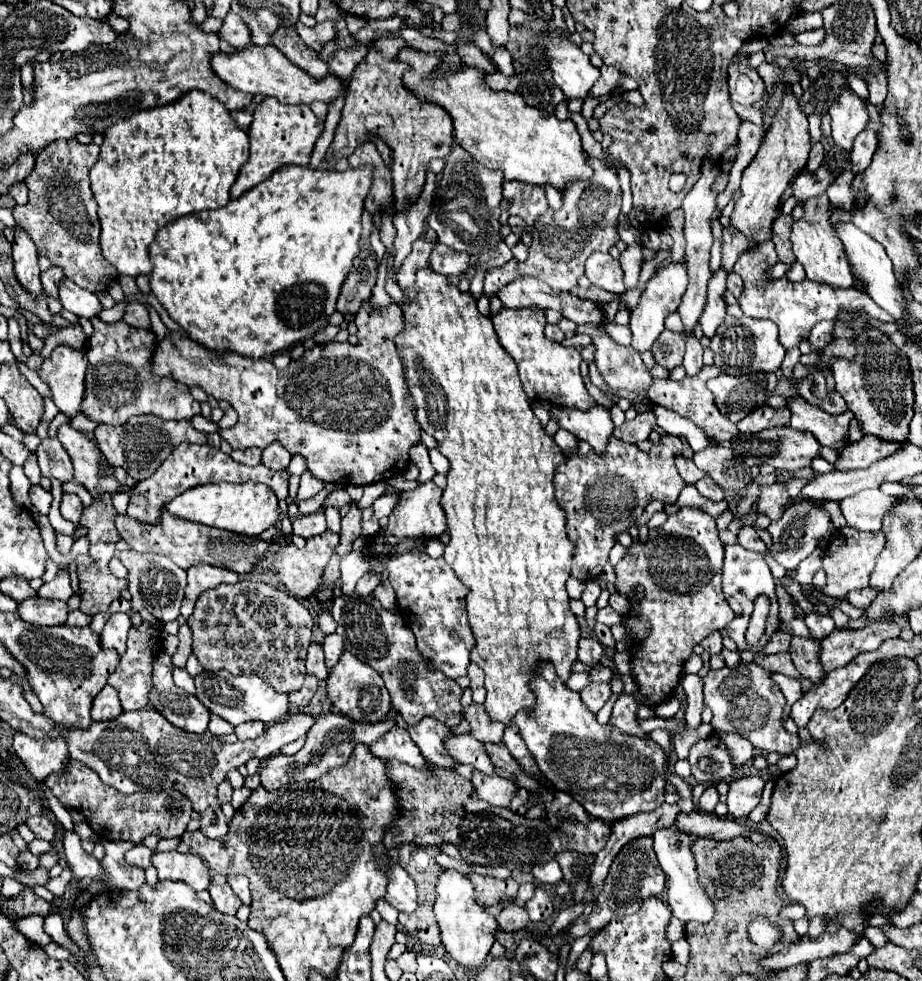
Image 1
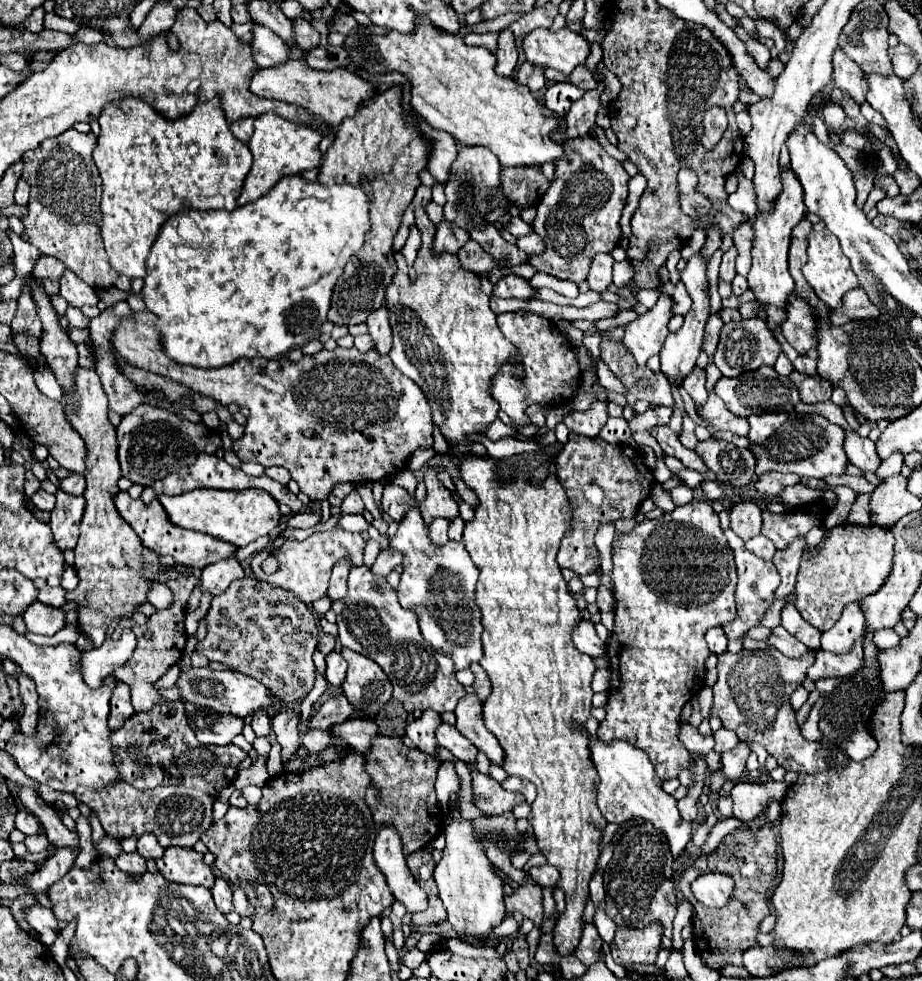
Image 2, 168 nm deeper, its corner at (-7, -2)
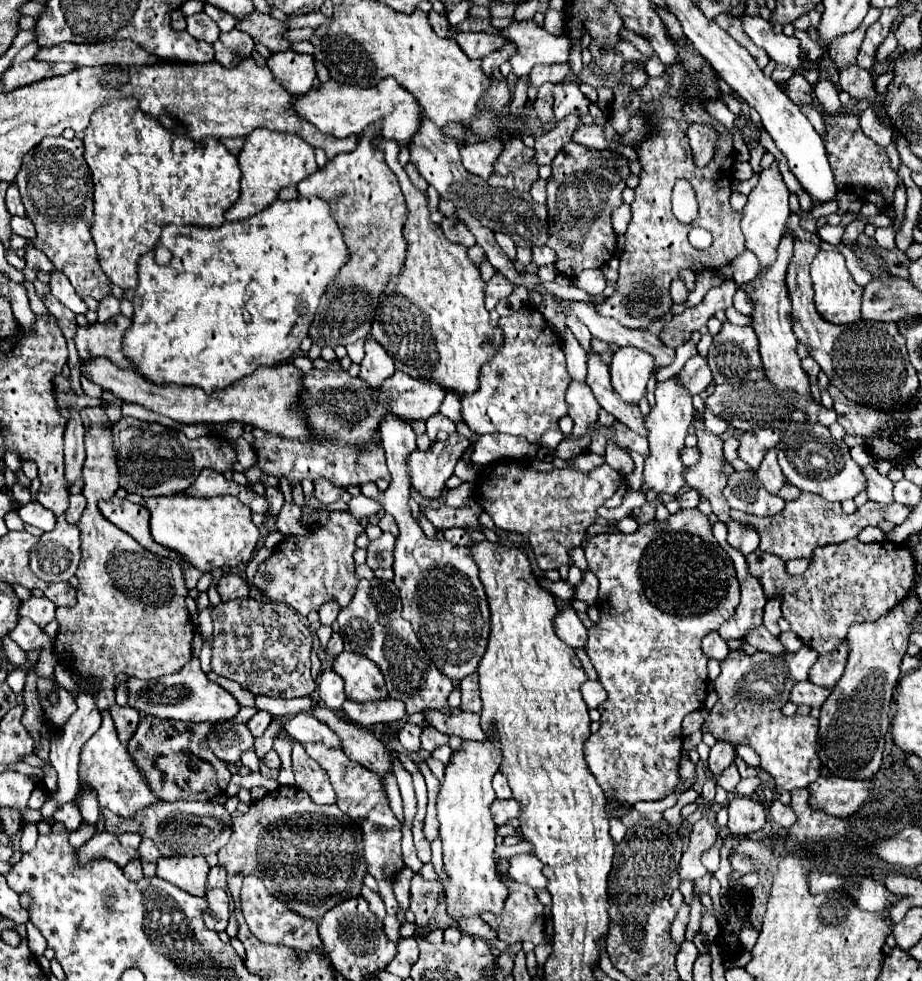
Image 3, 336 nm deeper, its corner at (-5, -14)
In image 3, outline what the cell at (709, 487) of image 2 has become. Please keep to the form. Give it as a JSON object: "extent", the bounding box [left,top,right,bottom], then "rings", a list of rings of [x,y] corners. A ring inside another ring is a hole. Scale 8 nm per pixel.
{"extent":[679,489,699,509],"rings":[[[689,489],[687,493],[679,495],[679,505],[681,505],[681,509],[689,509],[689,507],[697,507],[697,505],[699,505],[699,495],[697,495],[697,491]]]}

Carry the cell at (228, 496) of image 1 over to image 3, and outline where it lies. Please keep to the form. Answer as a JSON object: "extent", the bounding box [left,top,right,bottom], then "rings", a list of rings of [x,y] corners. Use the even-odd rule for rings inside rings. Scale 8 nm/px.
{"extent":[145,495,259,573],"rings":[[[229,495],[153,497],[145,501],[145,507],[151,513],[149,531],[155,543],[179,553],[187,565],[203,573],[223,565],[237,567],[241,563],[249,563],[251,553],[259,541],[259,529],[251,521],[249,507]]]}

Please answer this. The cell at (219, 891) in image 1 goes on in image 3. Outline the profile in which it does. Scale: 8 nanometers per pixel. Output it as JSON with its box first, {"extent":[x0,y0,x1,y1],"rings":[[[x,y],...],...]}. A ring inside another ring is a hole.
{"extent":[203,889,229,931],"rings":[[[207,889],[207,911],[203,913],[203,921],[213,931],[223,931],[229,921],[229,895],[223,889]]]}

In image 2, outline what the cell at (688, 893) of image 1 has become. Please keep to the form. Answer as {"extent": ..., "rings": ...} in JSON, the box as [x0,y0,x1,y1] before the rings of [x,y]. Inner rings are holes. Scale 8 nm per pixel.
{"extent":[589,737,693,859],"rings":[[[593,737],[589,745],[591,745],[591,761],[599,775],[599,783],[595,785],[595,791],[597,791],[597,807],[601,809],[603,817],[609,823],[617,823],[617,825],[621,825],[631,817],[641,817],[645,821],[651,821],[655,829],[663,831],[671,847],[671,853],[677,859],[691,841],[693,825],[681,819],[677,811],[677,801],[661,789],[661,779],[655,773],[655,765],[649,761],[643,749],[633,747],[631,743],[621,739],[603,741],[599,737]]]}

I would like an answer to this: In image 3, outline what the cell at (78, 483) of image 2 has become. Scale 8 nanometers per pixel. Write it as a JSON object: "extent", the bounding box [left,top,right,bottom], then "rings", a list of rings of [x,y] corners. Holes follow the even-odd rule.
{"extent":[65,495,85,525],"rings":[[[71,495],[69,497],[69,509],[65,511],[65,517],[69,519],[69,523],[77,525],[83,509],[85,509],[85,497],[83,495]]]}

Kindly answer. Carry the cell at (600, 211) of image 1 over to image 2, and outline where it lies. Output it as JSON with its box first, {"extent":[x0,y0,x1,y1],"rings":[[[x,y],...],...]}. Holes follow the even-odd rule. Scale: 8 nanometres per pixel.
{"extent":[529,135,629,283],"rings":[[[591,135],[565,141],[565,155],[555,163],[555,181],[537,205],[533,231],[545,241],[541,255],[529,257],[535,271],[555,279],[583,283],[597,253],[611,253],[621,241],[621,213],[627,199],[629,175],[623,165],[609,157]]]}

